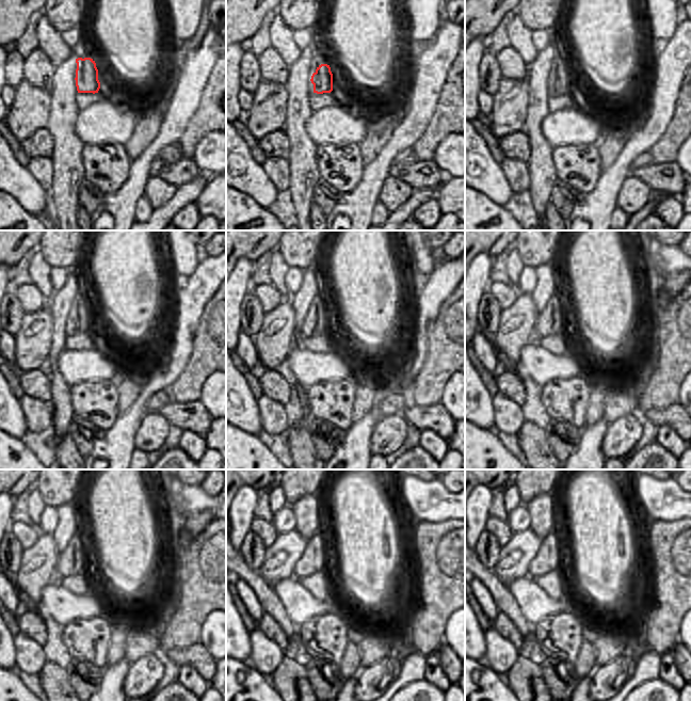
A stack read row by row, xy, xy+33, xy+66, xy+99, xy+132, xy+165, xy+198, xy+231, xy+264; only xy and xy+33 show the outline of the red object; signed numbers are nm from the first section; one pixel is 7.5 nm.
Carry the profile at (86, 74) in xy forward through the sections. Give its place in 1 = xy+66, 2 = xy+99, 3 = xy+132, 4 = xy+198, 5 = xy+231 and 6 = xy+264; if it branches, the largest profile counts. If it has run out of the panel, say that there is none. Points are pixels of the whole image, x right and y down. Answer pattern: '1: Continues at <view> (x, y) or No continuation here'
1: Continues at xy+66 (560, 81)
2: Continues at xy+99 (79, 319)
3: Continues at xy+132 (317, 321)
4: Continues at xy+198 (70, 560)
5: Continues at xy+231 (310, 562)
6: Continues at xy+264 (548, 559)

